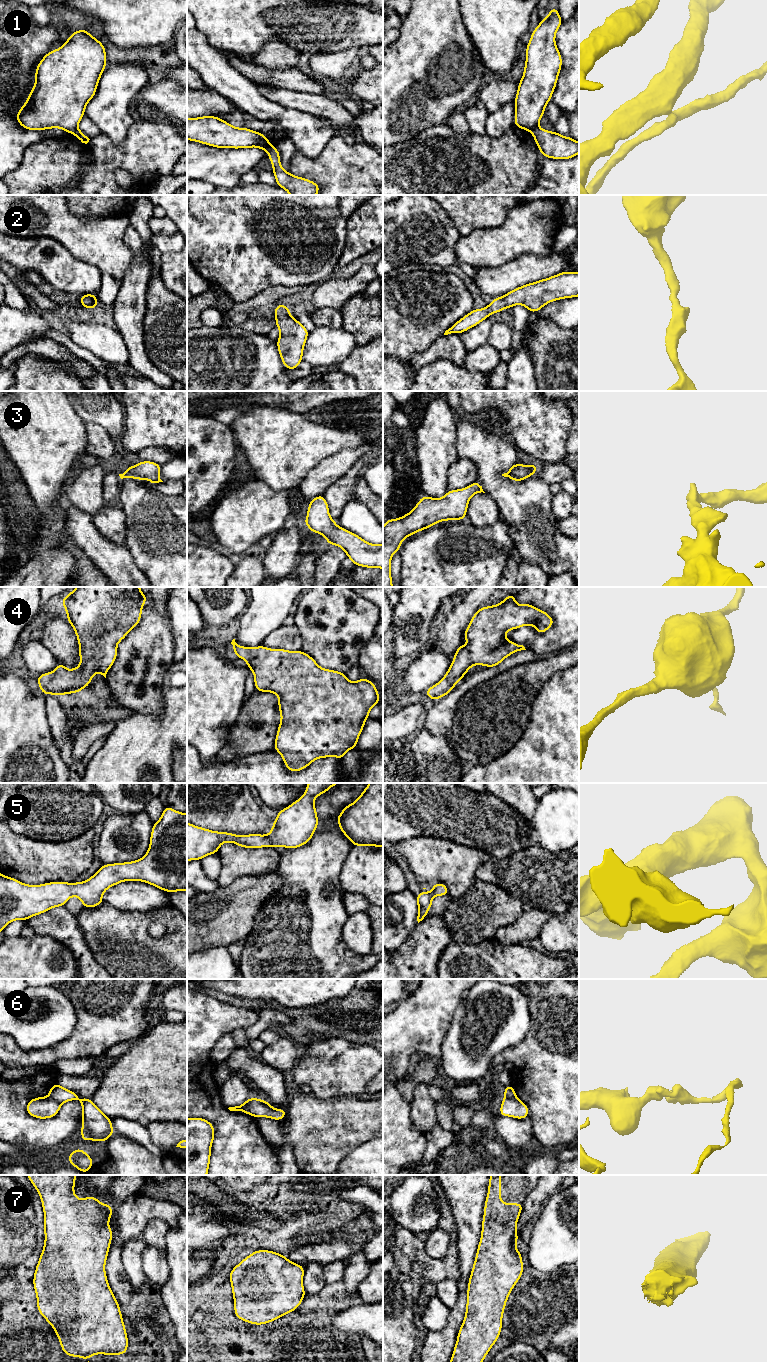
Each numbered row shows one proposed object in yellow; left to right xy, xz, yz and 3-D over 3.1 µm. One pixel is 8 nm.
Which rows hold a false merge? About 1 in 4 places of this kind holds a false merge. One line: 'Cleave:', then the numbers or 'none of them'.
Cleave: 1, 6

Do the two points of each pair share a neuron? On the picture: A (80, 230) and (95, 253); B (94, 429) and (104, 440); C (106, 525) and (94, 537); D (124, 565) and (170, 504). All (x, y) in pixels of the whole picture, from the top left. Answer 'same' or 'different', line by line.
A: same
B: same
C: different
D: different

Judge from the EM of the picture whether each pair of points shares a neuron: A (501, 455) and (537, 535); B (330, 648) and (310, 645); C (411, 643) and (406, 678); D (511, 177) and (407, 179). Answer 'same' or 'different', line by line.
A: same
B: same
C: different
D: same

